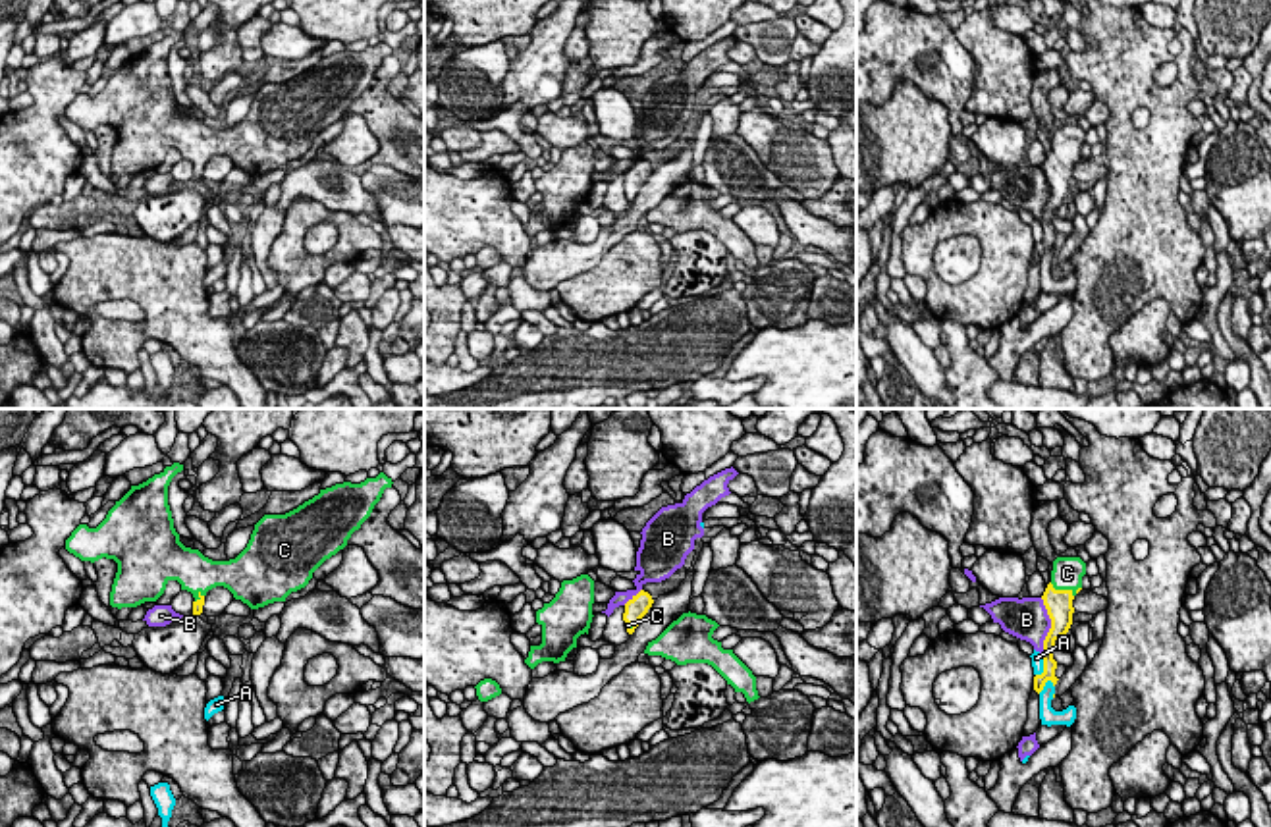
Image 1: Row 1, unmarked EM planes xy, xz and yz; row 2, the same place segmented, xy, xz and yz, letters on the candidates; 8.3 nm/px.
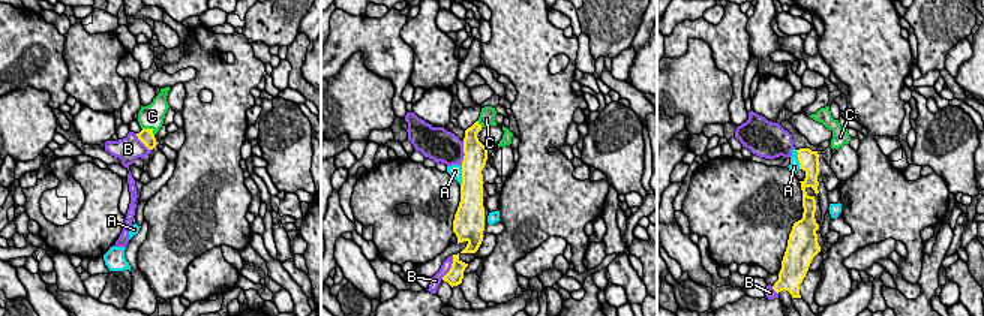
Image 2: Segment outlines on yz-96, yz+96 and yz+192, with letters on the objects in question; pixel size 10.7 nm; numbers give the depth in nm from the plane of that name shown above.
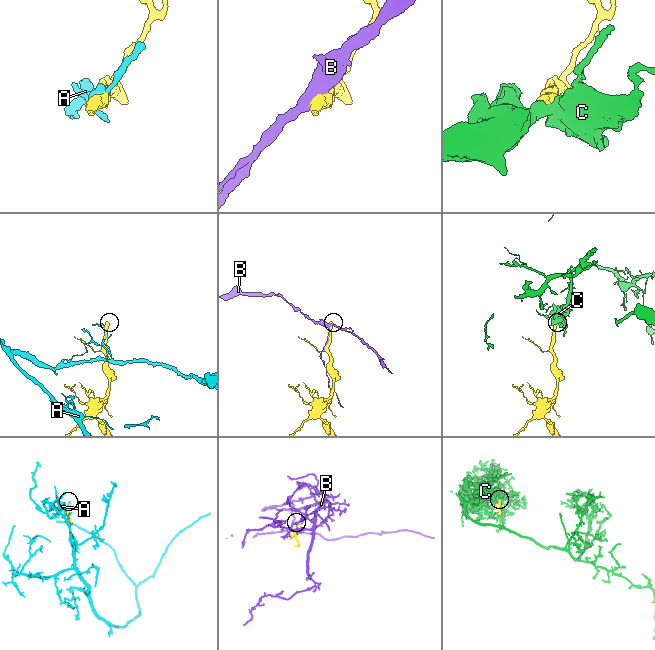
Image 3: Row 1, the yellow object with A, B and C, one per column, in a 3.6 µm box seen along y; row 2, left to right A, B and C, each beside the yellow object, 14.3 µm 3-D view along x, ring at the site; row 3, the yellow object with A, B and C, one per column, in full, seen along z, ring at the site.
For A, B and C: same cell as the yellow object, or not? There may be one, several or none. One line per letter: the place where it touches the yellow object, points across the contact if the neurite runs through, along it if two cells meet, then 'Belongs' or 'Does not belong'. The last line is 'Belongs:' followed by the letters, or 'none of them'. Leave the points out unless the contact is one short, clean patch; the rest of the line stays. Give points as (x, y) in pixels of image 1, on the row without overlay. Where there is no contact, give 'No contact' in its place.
A: Touches yellow at yz (1044, 234). Does not belong
B: Touches yellow at yz (1052, 195). Does not belong
C: Touches yellow at yz (1065, 159). Path across: yz (1059, 176), (1065, 159), (1067, 141). Belongs
Belongs: C

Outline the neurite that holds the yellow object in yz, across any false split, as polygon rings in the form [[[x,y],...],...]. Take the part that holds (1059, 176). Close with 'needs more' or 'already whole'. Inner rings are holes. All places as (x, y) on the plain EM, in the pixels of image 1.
[[[1057,125],[1053,129],[1051,150],[1047,152],[1041,168],[1051,187],[1051,197],[1043,208],[1043,241],[1034,245],[1034,258],[1040,262],[1047,249],[1057,253],[1053,227],[1055,210],[1065,204],[1072,193],[1072,168],[1082,158],[1082,145],[1086,131],[1080,125]]]; needs more

